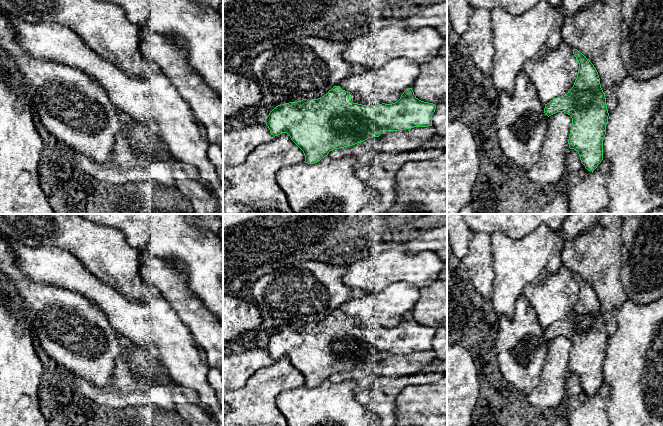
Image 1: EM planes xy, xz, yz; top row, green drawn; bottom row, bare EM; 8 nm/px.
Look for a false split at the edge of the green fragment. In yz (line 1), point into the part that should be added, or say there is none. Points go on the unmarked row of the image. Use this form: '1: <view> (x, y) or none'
1: none

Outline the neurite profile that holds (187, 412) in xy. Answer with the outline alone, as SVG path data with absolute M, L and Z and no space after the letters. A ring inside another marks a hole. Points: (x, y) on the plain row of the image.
M179 385L172 386L170 391L175 404L174 416L178 422L184 426L217 426Z

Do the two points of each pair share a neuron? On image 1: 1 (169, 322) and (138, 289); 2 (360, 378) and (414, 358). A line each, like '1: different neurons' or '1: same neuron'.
1: different neurons
2: same neuron

